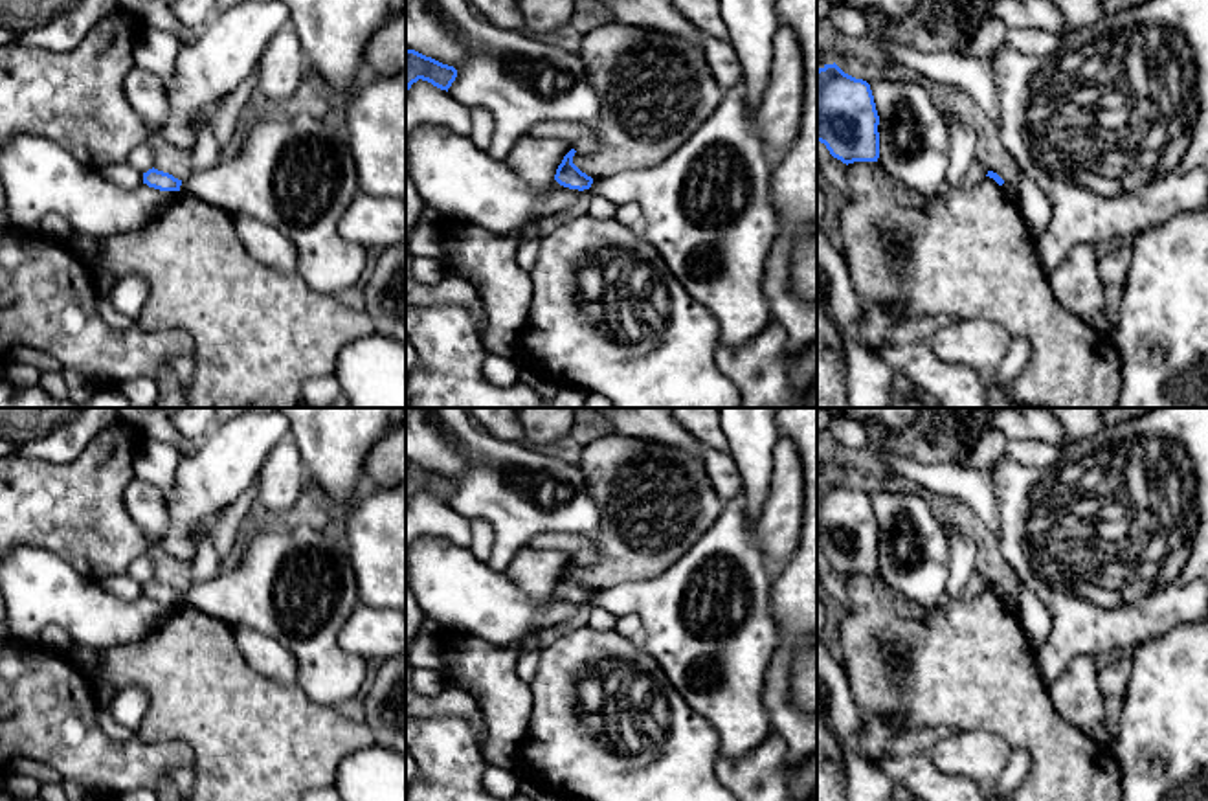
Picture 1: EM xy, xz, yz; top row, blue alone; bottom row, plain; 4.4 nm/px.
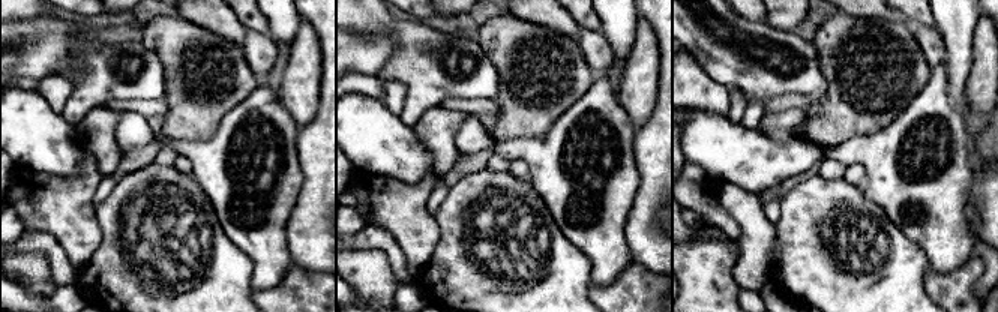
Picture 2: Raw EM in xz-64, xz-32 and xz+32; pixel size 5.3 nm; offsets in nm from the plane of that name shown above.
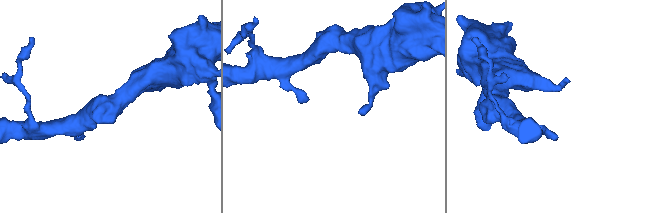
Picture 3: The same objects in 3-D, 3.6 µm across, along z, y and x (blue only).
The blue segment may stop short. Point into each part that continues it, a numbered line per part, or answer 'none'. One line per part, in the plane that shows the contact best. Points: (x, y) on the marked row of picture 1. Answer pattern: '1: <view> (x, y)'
none

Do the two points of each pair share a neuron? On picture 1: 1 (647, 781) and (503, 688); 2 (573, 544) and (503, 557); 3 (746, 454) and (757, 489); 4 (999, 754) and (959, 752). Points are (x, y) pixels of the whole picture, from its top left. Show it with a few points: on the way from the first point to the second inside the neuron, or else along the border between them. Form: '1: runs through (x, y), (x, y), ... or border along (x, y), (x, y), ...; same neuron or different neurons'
1: border along (529, 684), (531, 717), (520, 748); different neurons
2: border along (592, 535), (536, 533), (524, 546); different neurons
3: runs through (755, 463), (755, 480); same neuron
4: runs through (990, 754), (968, 754); same neuron

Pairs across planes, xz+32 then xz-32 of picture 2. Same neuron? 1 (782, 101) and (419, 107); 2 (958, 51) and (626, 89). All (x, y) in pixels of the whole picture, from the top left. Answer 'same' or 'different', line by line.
1: different
2: different

